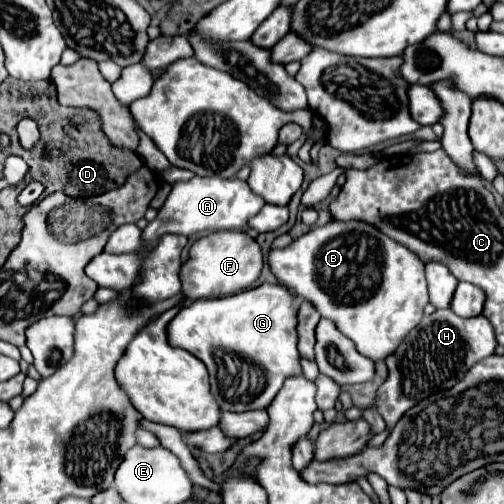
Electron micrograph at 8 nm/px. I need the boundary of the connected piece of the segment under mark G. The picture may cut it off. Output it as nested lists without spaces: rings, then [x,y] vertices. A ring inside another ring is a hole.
[[[260,284],[258,288],[244,290],[244,292],[238,292],[232,296],[212,298],[212,300],[196,300],[190,306],[184,306],[168,324],[166,334],[168,334],[168,342],[172,346],[188,350],[190,354],[194,354],[198,360],[202,360],[206,364],[208,374],[210,374],[210,390],[212,390],[218,406],[224,412],[226,410],[228,412],[246,412],[246,410],[268,408],[270,402],[274,400],[274,396],[278,394],[278,390],[282,388],[284,380],[302,374],[300,356],[296,350],[296,344],[298,344],[298,332],[296,332],[298,318],[296,318],[296,314],[298,314],[296,296],[288,288],[284,288],[280,284]],[[226,362],[234,362],[232,366],[238,368],[238,374],[232,376],[232,380],[230,380],[230,374],[228,374],[228,378],[224,376]],[[246,362],[252,364],[252,370],[258,370],[258,372],[254,372],[254,374],[258,374],[258,382],[250,384],[250,382],[236,380],[236,378],[242,378],[242,372],[244,372],[244,378],[248,378],[246,376],[246,366],[248,366]]]

